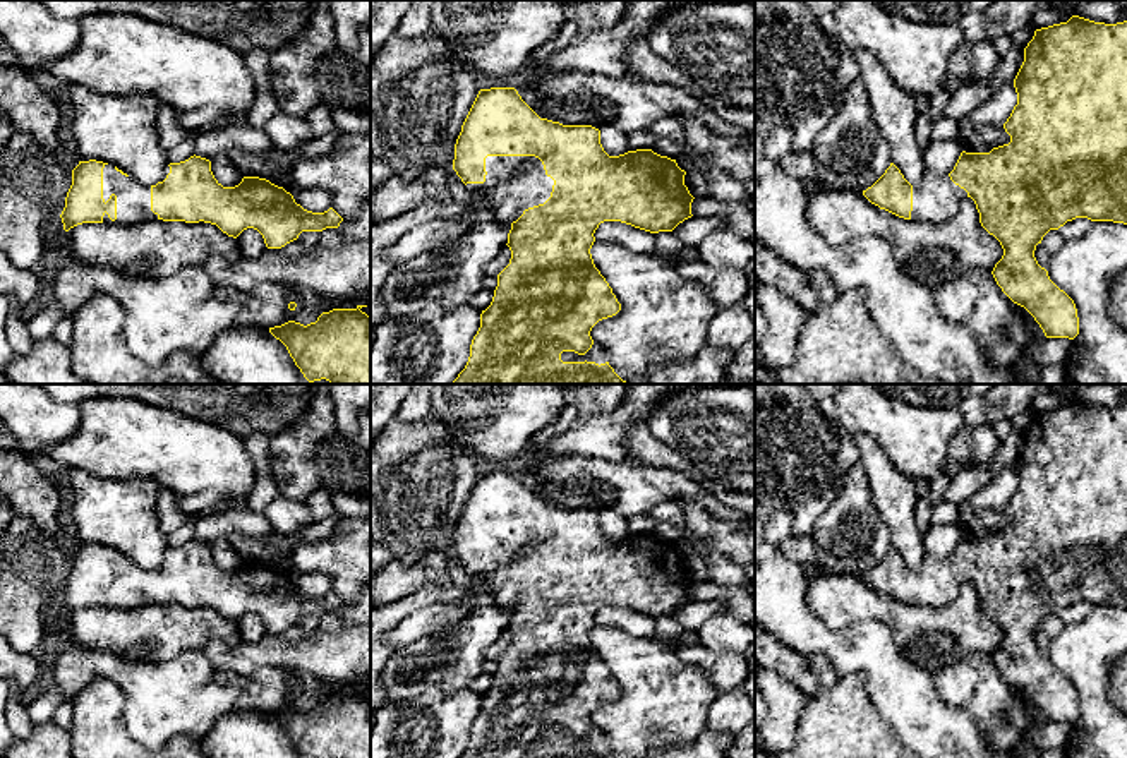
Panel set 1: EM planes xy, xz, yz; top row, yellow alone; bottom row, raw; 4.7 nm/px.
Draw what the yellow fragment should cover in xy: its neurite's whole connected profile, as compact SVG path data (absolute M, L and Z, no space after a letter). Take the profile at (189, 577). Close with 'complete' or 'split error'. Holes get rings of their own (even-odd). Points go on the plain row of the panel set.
M190 540L180 547L170 547L165 561L151 571L139 569L127 557L113 549L89 544L79 545L72 554L72 569L60 599L63 614L82 607L132 609L153 604L211 607L228 621L237 623L244 614L257 614L268 633L281 633L298 623L302 616L322 616L338 612L343 602L329 592L324 597L312 597L295 587L283 571L259 561L244 561L235 571L223 571L211 556L211 545Z; split error

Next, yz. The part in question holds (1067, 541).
M1072 400L1067 406L1036 413L1024 432L1024 446L1014 463L1014 472L1017 489L1003 508L1010 520L1009 528L993 532L990 537L962 535L949 559L926 552L918 571L911 569L890 547L885 557L863 575L863 580L899 602L933 607L954 602L961 585L971 581L981 611L1003 633L1002 643L991 655L997 669L1034 701L1046 722L1074 724L1079 719L1076 688L1038 648L1034 635L1050 614L1058 614L1076 602L1127 609L1127 405L1105 408Z; split error

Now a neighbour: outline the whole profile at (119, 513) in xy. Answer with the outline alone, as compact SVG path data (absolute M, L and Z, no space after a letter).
M69 470L60 487L70 542L113 549L144 571L161 566L170 547L158 520L156 480Z

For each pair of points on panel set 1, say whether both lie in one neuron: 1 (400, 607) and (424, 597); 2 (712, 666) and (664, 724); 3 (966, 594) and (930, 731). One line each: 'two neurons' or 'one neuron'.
1: one neuron
2: two neurons
3: two neurons

